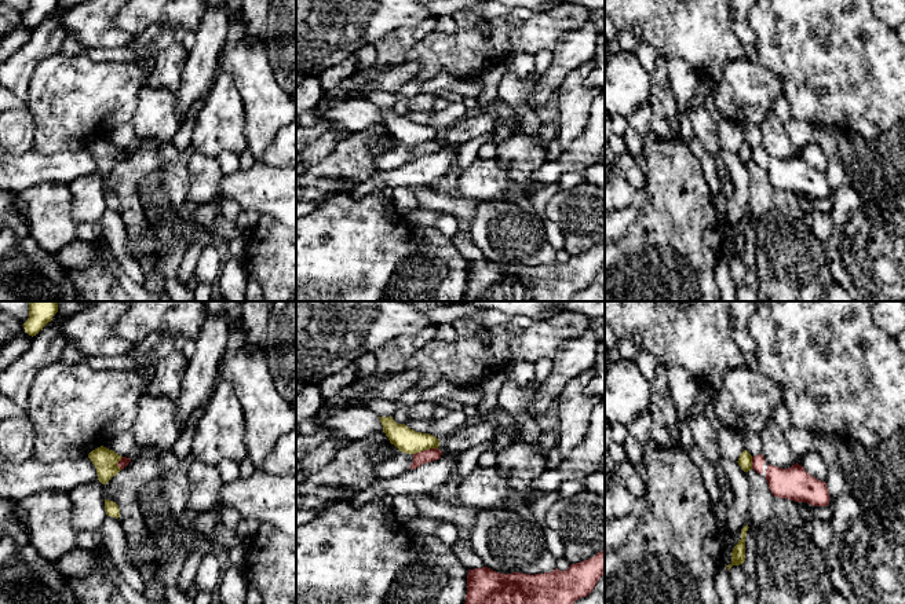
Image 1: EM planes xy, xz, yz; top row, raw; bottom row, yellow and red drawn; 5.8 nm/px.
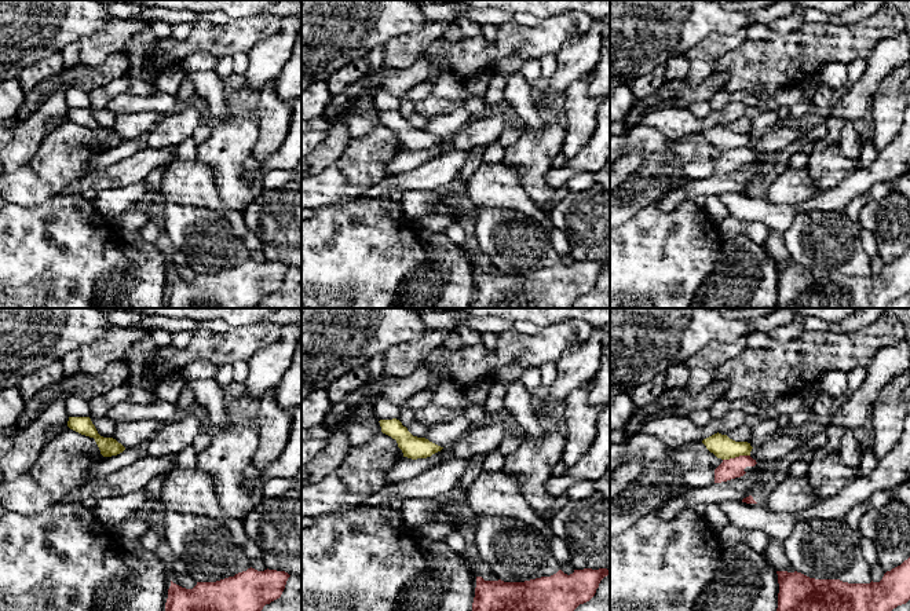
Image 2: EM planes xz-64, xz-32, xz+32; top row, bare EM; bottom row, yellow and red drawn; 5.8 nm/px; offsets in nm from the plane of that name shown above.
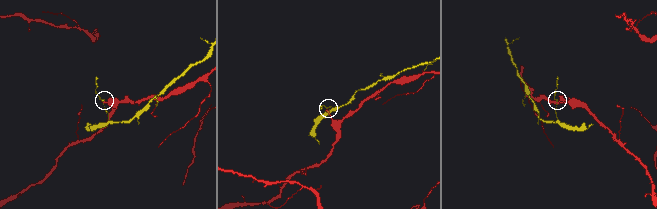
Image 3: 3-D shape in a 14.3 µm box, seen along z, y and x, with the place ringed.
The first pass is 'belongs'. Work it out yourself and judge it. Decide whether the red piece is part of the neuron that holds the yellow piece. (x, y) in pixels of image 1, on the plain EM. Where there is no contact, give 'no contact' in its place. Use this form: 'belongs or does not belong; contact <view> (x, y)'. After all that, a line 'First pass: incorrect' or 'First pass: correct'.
does not belong; contact xz (424, 141)
First pass: incorrect

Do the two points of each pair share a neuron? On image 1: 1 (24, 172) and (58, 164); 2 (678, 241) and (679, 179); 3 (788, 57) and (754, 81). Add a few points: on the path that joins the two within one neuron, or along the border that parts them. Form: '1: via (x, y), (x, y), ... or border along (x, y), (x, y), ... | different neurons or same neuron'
1: via (32, 168), (50, 168) | same neuron
2: via (678, 226), (678, 194) | same neuron
3: border along (758, 61), (784, 80), (784, 94) | different neurons

